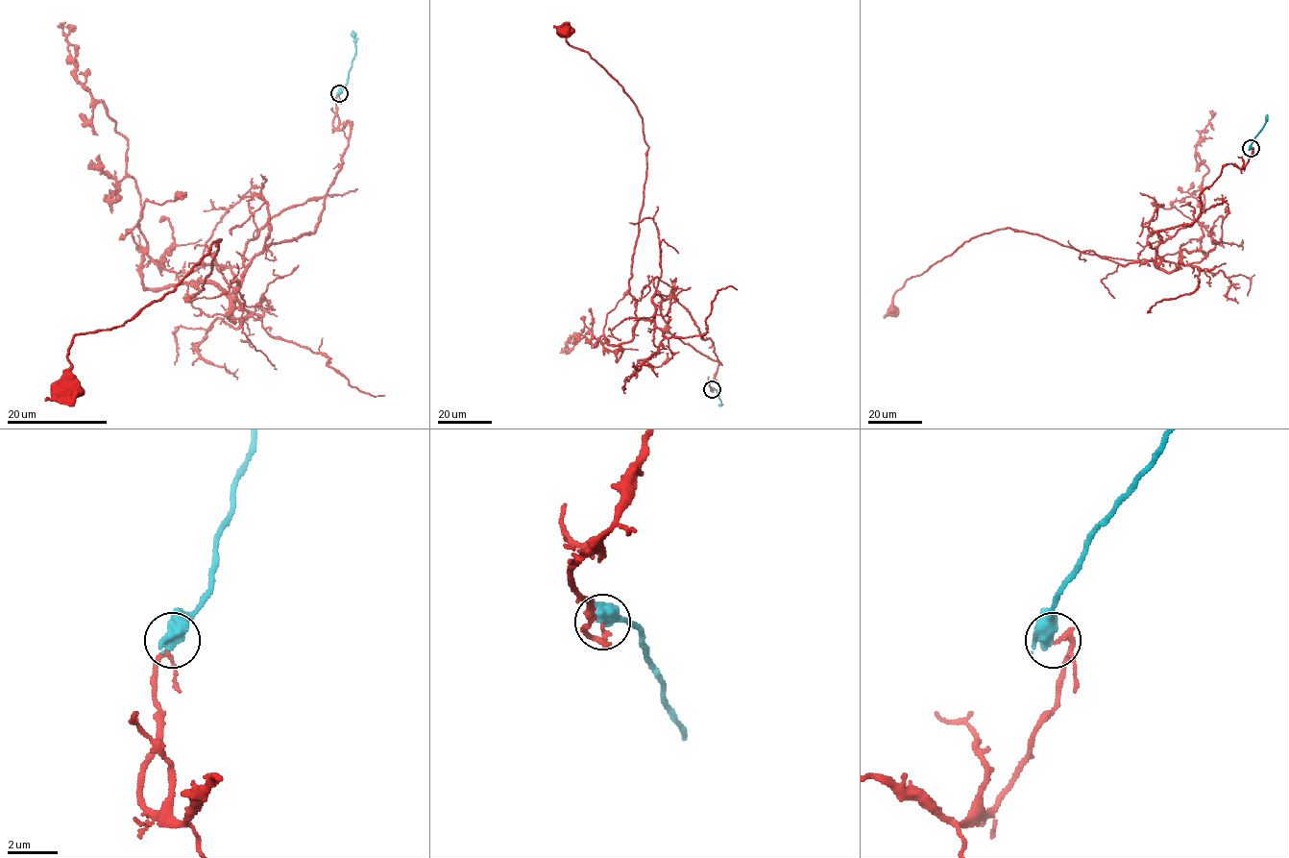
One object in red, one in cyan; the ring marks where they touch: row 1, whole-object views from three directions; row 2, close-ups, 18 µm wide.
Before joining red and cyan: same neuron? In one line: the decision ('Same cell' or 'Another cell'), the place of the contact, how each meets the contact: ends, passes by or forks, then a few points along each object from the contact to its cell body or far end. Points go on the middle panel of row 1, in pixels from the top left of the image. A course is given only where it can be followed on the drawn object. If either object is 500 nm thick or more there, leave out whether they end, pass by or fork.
Another cell. Place: (712, 389). Course of red: (713, 389), (713, 342), (674, 297), (655, 294), (651, 320), (635, 313), (642, 117), (563, 31). Course of cyan: (713, 389), (717, 390), (721, 402), (719, 405)

